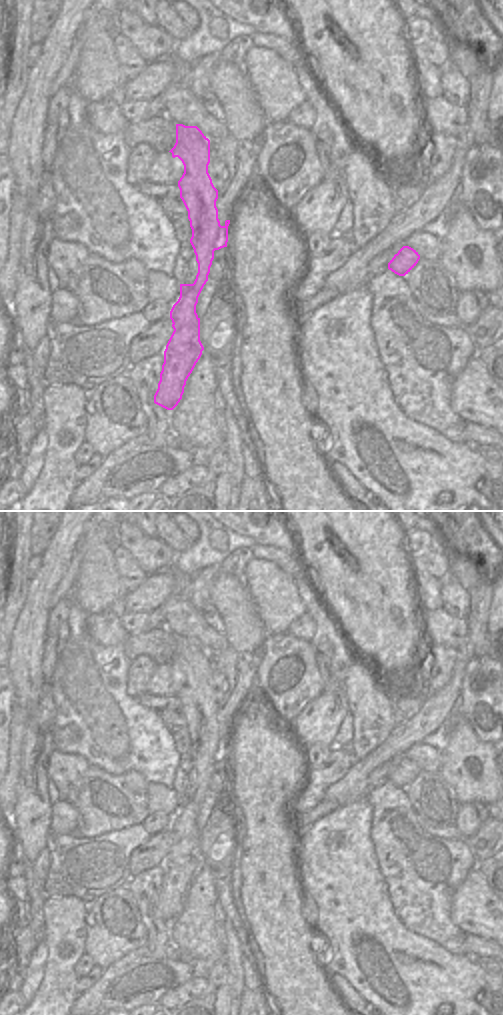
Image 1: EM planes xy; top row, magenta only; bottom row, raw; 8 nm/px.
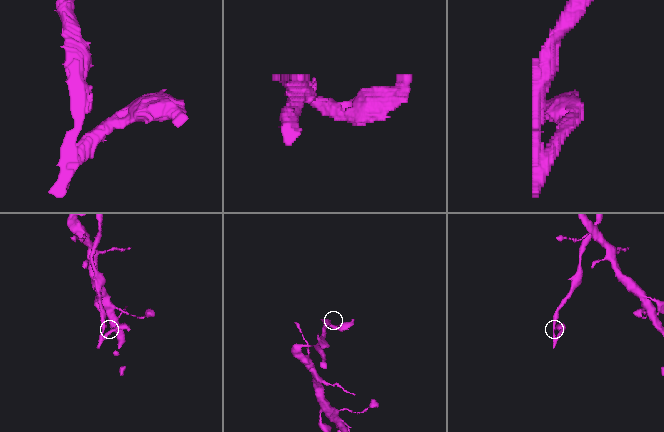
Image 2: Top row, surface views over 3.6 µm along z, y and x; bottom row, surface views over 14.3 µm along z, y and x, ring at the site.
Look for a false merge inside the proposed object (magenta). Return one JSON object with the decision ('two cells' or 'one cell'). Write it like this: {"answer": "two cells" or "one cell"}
{"answer": "two cells"}

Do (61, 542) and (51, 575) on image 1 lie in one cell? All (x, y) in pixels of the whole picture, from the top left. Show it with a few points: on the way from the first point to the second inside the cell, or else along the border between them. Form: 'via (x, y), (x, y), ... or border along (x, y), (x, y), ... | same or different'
via (60, 550), (53, 567) | same

